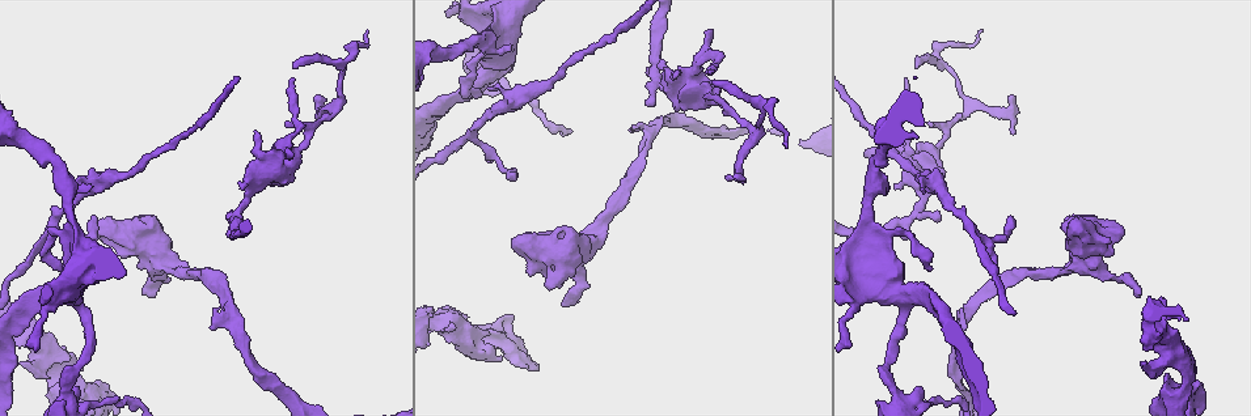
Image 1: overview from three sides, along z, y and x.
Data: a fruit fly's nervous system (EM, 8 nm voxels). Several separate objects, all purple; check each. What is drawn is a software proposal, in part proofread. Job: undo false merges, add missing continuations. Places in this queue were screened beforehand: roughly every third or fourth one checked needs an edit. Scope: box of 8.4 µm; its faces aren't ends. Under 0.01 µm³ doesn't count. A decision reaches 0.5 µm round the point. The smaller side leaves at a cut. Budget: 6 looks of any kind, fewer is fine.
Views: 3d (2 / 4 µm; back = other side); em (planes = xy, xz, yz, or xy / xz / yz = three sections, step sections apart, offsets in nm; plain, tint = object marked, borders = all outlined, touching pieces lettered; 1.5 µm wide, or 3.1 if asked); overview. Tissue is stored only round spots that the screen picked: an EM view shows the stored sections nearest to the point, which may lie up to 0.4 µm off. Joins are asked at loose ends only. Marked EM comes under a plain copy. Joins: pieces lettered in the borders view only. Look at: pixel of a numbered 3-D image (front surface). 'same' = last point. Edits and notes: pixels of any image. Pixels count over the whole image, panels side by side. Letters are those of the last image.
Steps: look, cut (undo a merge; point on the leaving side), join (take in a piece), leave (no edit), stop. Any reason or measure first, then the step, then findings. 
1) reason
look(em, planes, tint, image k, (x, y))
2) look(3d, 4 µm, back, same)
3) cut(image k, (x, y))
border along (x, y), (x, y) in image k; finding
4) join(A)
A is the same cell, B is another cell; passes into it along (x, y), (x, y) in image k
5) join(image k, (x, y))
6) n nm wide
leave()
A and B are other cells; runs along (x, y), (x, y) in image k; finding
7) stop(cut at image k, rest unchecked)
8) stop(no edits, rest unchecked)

look(3d, 2 µm, image 1, (712, 71))

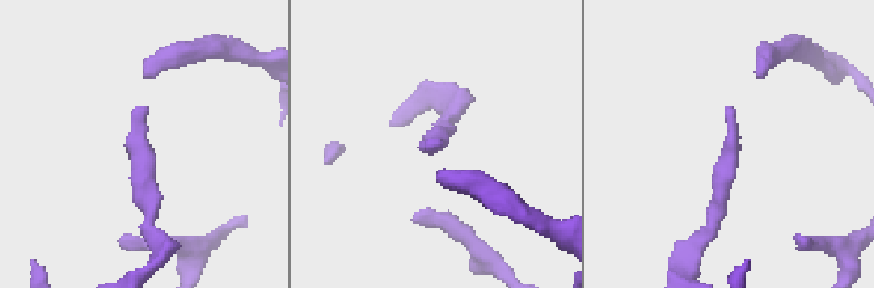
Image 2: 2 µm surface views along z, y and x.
look(em, planes, tint, image 2, (434, 142))

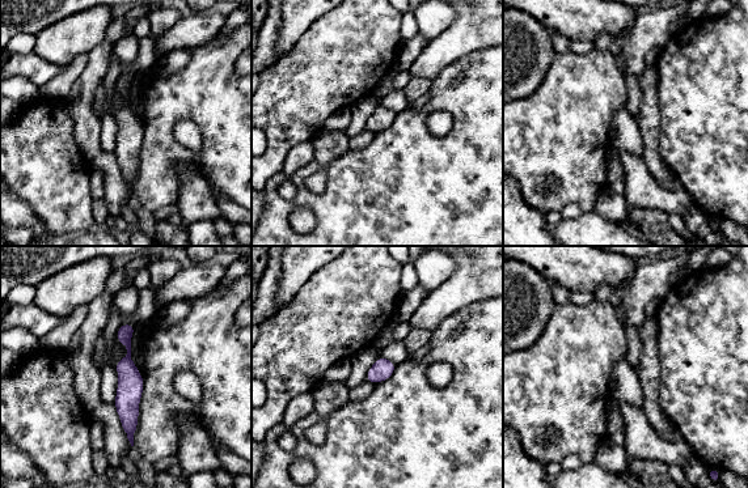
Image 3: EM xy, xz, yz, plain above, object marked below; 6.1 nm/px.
what lies round it
look(em, planes, borders, same)

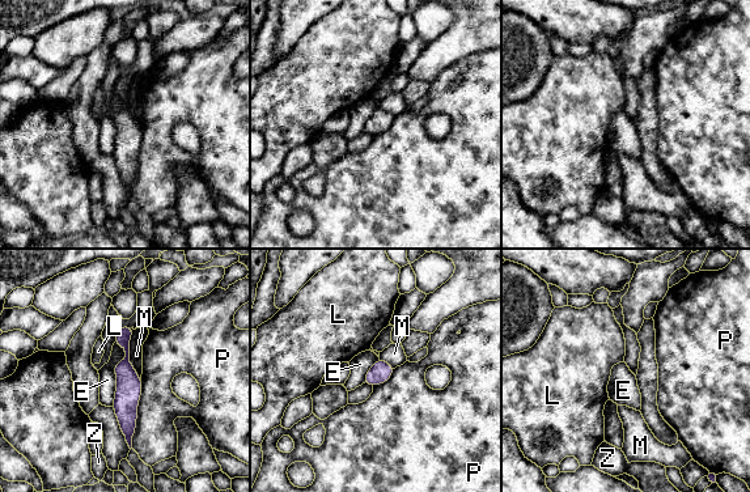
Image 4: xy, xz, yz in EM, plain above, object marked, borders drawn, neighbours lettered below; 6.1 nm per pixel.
130 nm wide
leave()
E, L, M, P and Z are other cells; runs along (123, 329), (127, 351), (128, 437) in image 4; none of them fits

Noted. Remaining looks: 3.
free end
look(3d, 4 µm, image 1, (1077, 222))

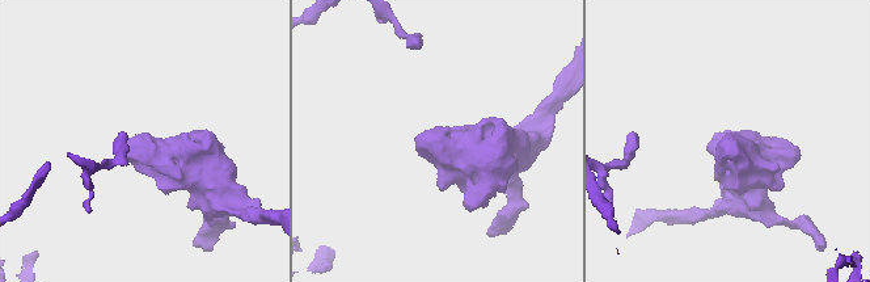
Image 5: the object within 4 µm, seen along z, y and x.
shape alone is not enough
look(em, yz, step 4, tint, image 5, (731, 136))

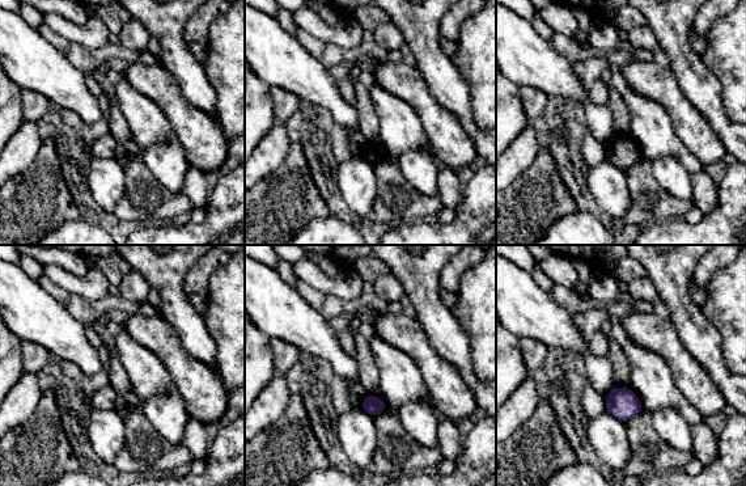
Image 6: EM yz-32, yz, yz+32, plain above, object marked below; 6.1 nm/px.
look(em, planes, borders, same)

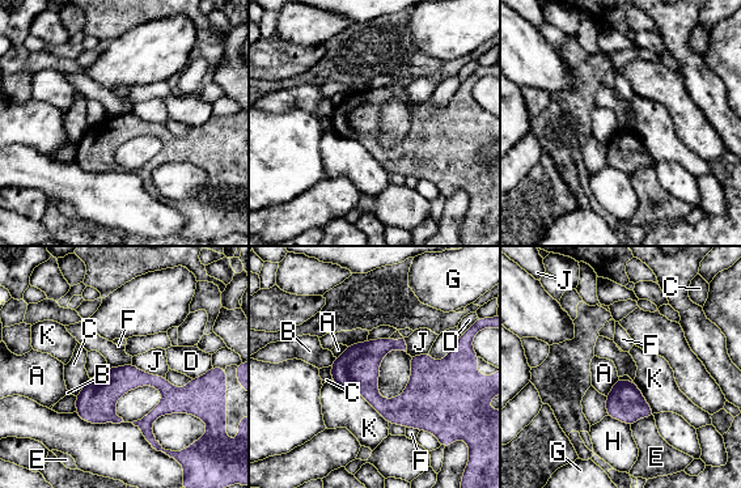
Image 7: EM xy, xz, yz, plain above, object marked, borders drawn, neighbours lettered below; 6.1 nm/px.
leave()
A, B, C, D, E, F, G, H, J and K are other cells; border along (131, 363), (123, 366), (109, 368) in image 7; no lettered piece goes on from it

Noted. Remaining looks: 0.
stop(no edits, rest unchecked)

